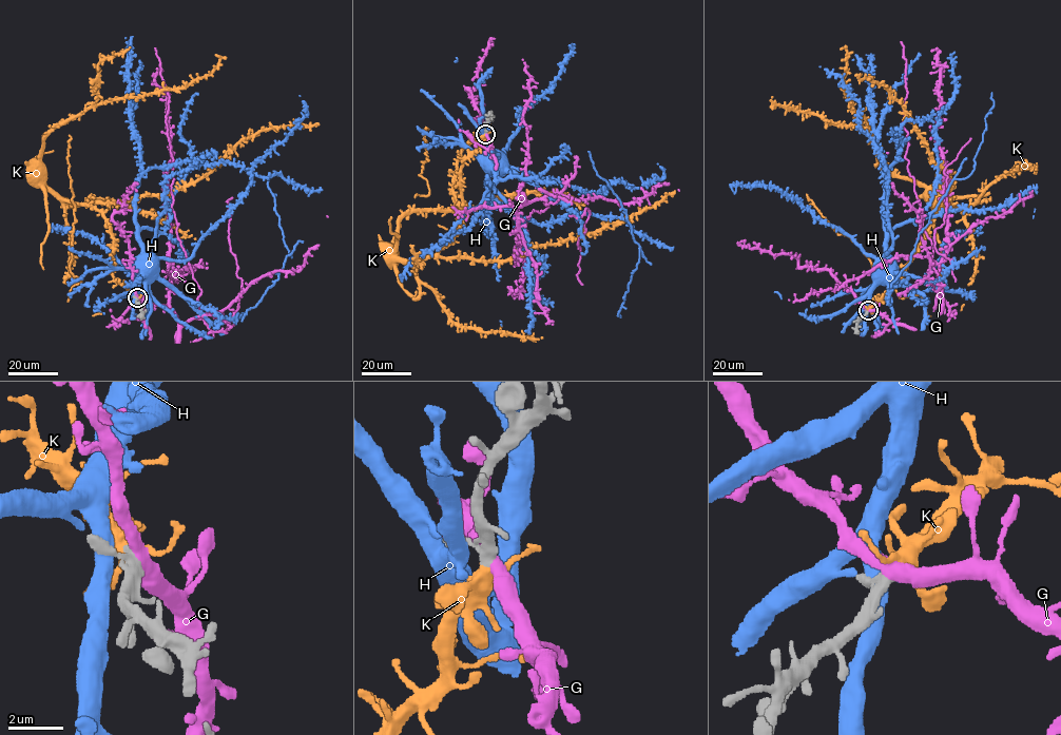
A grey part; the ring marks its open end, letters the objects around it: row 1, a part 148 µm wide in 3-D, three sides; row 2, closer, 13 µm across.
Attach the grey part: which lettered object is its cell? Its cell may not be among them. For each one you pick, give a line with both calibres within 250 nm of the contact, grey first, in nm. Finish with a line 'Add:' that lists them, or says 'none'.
K: Thickness 360 nm (grey) against 360 nm
Add: K

